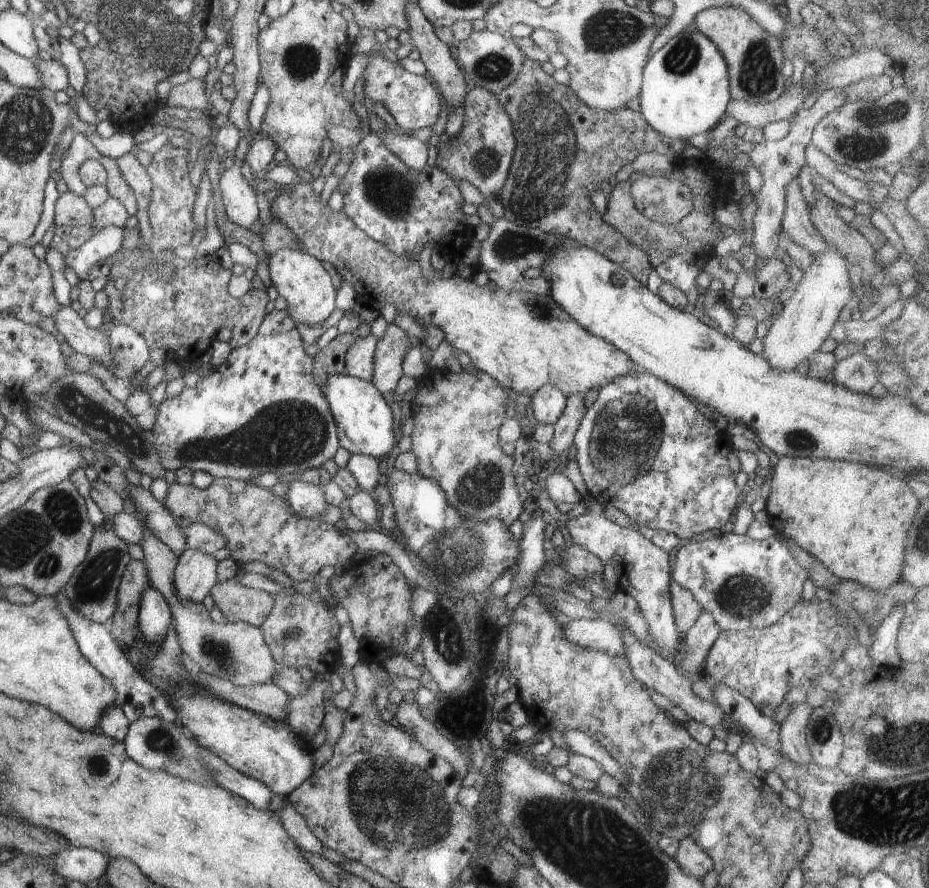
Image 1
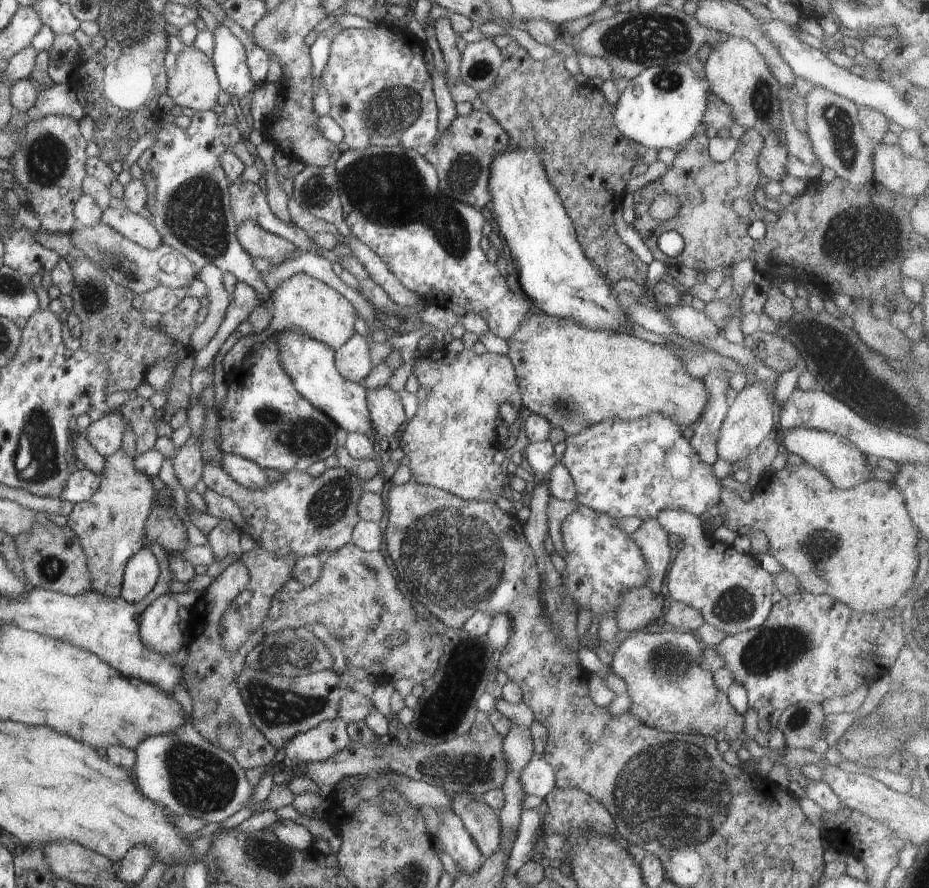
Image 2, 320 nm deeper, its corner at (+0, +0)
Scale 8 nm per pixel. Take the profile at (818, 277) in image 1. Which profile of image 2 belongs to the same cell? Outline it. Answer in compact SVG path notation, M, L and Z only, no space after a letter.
M755 385L734 393L717 440L718 458L730 464L746 460L748 455L762 444L762 440L774 436L777 430L774 426L777 420L776 399L767 390Z

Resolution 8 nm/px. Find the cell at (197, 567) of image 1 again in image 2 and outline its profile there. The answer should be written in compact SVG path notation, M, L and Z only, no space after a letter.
M168 593L160 595L146 608L141 624L140 636L145 647L154 653L177 654L184 645L184 634L178 627L180 616L178 602L170 599Z

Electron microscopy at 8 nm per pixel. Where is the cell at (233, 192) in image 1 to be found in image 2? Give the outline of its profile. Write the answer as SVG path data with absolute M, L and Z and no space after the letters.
M244 221L236 231L238 242L254 259L281 262L292 259L299 248L282 237L270 234L256 222Z

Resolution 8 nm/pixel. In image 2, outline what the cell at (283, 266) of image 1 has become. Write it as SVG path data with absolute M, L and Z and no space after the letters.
M303 272L280 284L272 292L271 299L274 317L266 332L281 331L286 327L298 329L335 351L356 334L355 322L358 315L352 303L329 285Z

